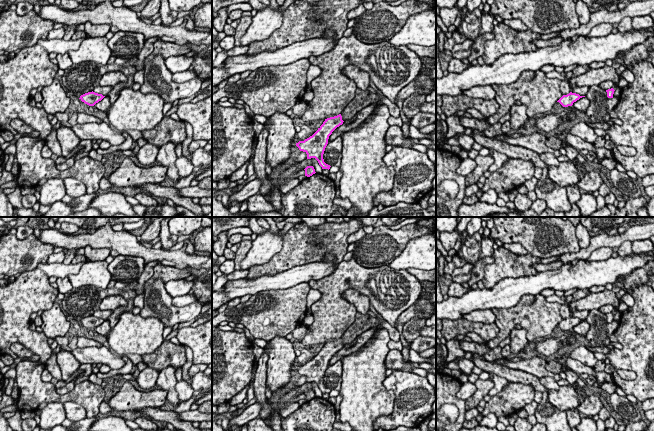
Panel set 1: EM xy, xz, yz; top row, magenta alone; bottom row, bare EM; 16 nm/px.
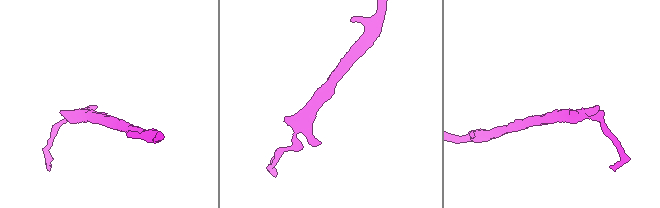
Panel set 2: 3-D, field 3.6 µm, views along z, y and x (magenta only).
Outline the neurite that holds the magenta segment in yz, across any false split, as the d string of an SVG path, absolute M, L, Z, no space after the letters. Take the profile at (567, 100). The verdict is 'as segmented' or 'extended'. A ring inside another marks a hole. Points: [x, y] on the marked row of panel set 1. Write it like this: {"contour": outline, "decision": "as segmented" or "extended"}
{"contour": "M570 92L567 95L563 95L557 102L559 102L563 107L572 106L574 102L585 96L580 96L579 94Z", "decision": "as segmented"}

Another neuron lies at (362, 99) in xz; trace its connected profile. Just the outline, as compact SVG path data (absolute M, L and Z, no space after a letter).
M356 89L355 97L345 106L341 113L342 120L349 120L353 118L363 108L378 103L379 97L377 94L370 92L369 90Z

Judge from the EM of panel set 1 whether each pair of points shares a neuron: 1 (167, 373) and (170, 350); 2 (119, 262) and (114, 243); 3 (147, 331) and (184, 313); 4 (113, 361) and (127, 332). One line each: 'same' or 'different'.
1: different
2: different
3: different
4: different

